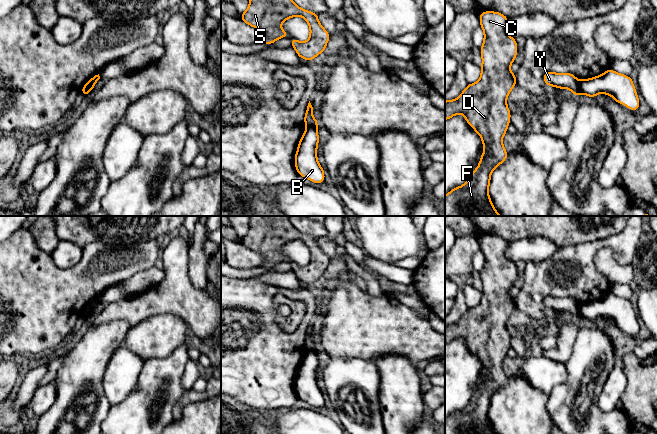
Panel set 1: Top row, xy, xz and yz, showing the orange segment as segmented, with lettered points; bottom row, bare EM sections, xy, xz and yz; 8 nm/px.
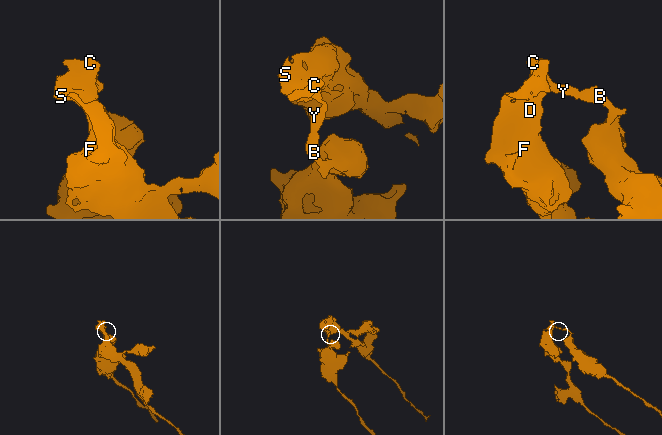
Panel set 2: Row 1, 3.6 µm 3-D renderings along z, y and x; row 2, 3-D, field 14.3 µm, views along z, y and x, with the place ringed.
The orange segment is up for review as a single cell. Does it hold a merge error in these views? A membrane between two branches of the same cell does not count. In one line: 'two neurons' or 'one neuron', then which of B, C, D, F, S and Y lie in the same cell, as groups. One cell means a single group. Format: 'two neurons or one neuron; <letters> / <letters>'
two neurons; B / C D F S Y

